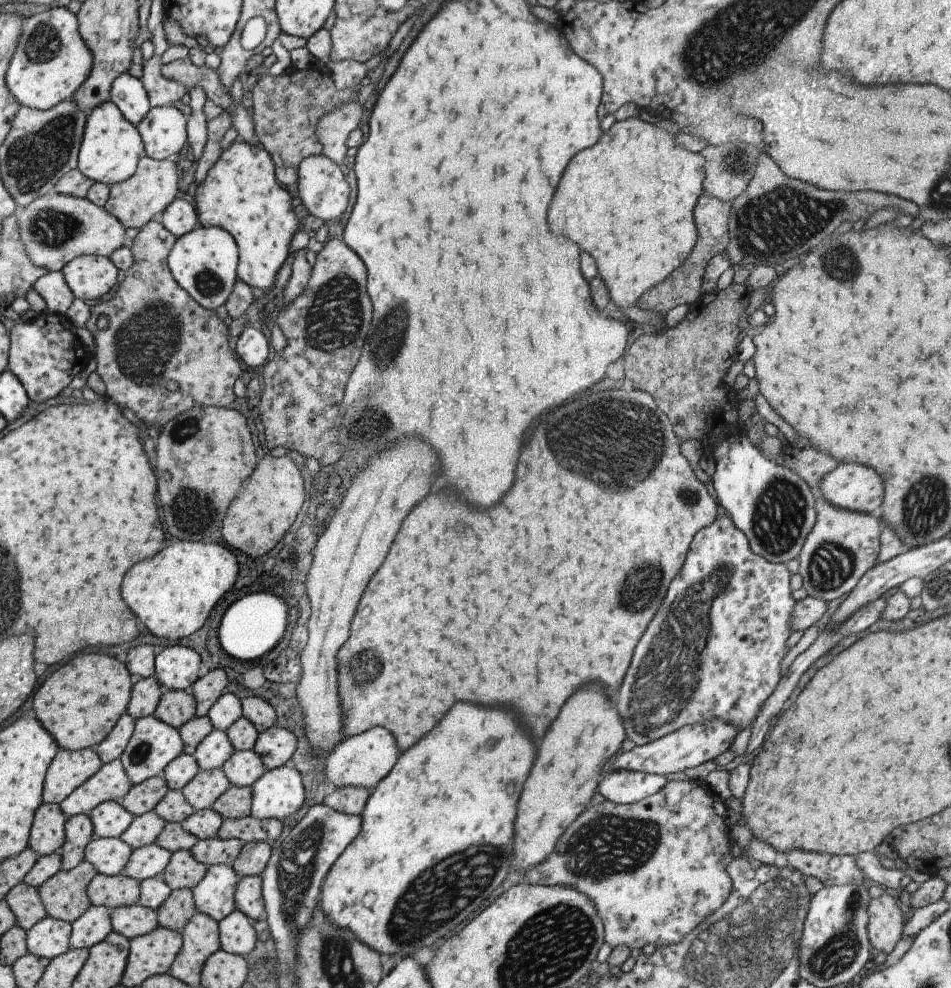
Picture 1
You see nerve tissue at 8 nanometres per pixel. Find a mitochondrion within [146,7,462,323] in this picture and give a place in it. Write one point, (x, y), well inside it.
(208, 284)

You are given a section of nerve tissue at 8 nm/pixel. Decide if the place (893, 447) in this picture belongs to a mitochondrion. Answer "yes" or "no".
no

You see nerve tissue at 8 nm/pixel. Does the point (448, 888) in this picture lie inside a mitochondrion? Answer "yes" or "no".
yes

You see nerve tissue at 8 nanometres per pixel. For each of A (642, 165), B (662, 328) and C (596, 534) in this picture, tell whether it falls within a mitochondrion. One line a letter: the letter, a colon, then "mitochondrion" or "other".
A: other
B: other
C: other

